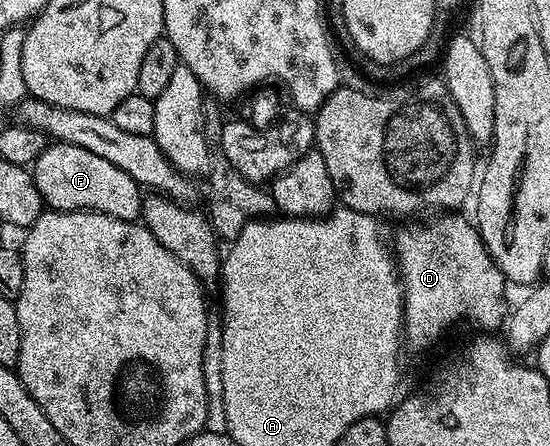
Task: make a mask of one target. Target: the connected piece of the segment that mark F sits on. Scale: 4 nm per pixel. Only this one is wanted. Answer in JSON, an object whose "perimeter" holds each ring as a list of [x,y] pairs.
{"perimeter":[[[53,141],[42,152],[42,156],[38,156],[38,160],[32,163],[30,173],[34,184],[38,188],[40,197],[43,198],[45,207],[50,210],[95,210],[97,214],[109,214],[118,220],[126,220],[127,222],[136,222],[140,214],[140,194],[141,187],[137,186],[136,181],[126,172],[122,172],[122,168],[114,168],[114,164],[110,164],[110,160],[102,160],[102,156],[94,156],[94,152],[86,152],[86,148],[78,148],[69,142]]]}

